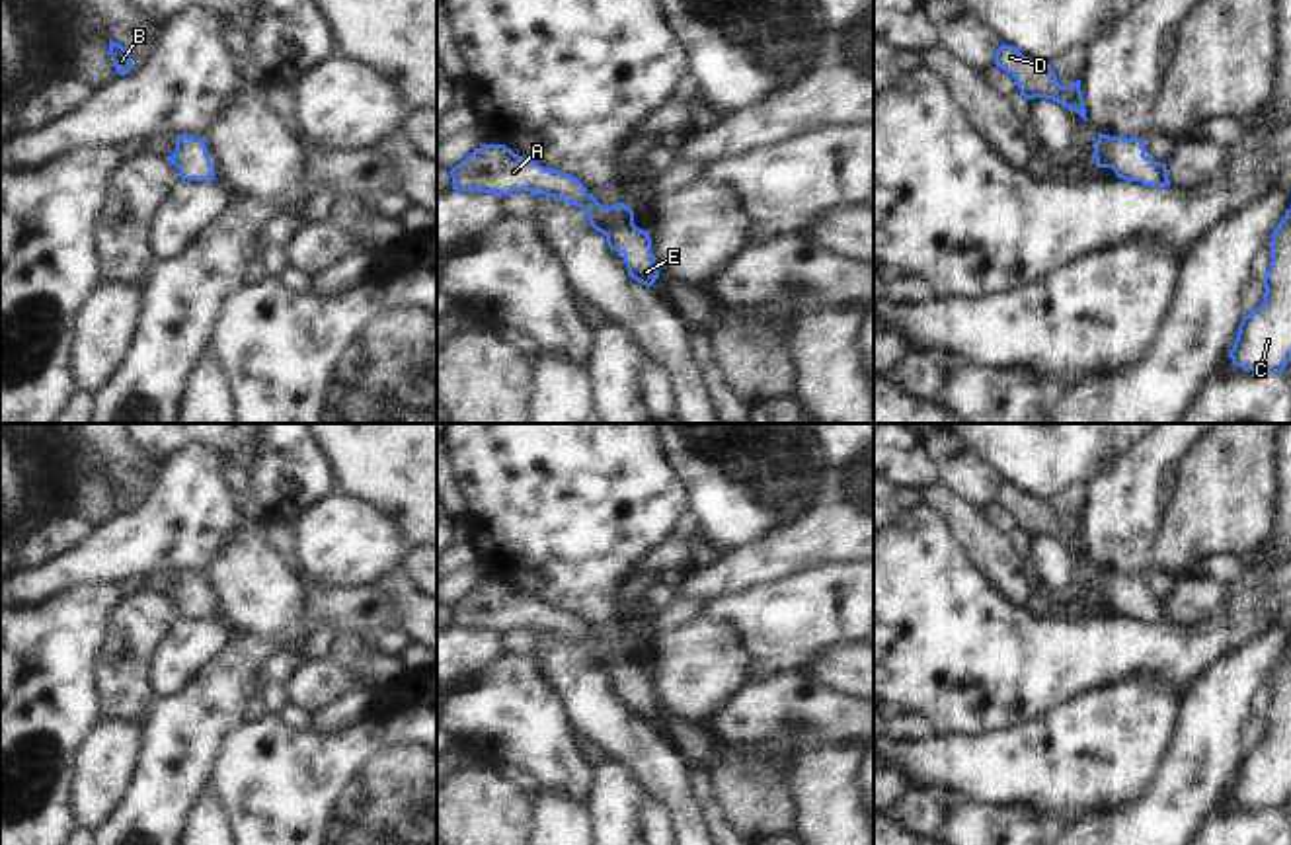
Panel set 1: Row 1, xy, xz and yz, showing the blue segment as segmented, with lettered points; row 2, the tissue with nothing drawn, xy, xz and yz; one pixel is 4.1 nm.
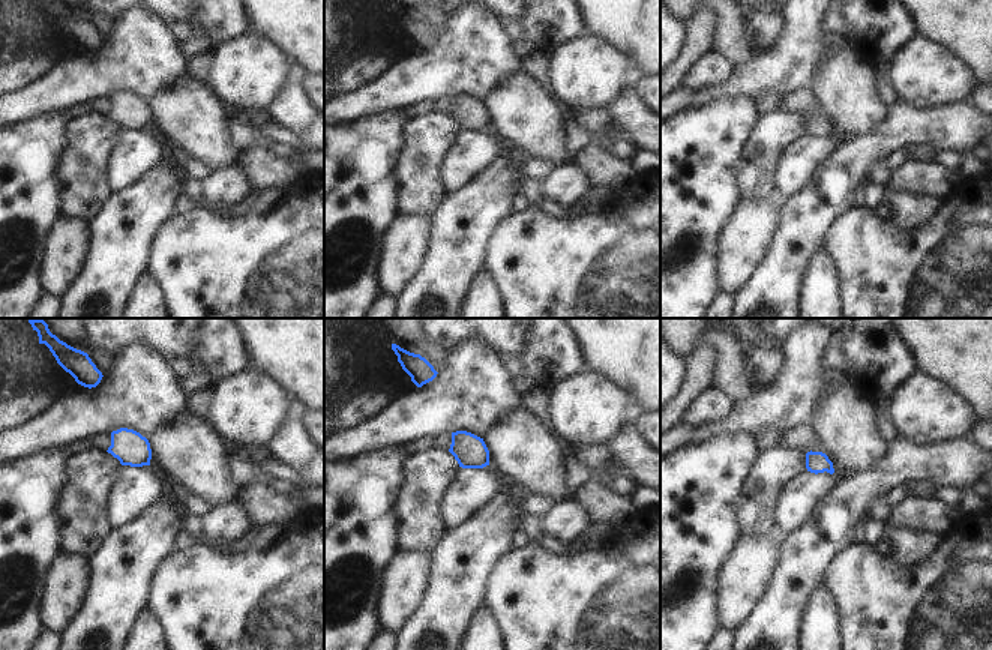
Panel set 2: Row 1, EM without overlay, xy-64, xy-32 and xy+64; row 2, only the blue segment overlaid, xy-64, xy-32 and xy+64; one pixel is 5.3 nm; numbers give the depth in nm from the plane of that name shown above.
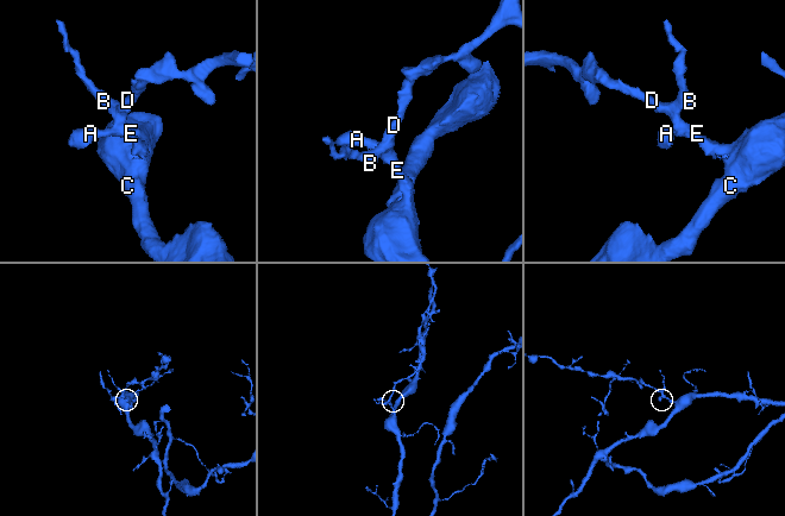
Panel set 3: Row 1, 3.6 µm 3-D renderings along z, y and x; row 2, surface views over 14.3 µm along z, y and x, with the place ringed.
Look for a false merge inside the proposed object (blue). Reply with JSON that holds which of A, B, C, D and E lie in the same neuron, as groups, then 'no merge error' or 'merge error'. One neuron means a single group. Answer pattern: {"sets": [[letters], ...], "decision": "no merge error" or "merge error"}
{"sets": [["A", "B", "C", "D", "E"]], "decision": "no merge error"}

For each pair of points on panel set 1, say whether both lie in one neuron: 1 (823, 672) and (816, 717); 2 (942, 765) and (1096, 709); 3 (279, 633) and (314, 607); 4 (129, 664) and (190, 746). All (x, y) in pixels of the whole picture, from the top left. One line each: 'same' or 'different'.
1: different
2: same
3: different
4: different

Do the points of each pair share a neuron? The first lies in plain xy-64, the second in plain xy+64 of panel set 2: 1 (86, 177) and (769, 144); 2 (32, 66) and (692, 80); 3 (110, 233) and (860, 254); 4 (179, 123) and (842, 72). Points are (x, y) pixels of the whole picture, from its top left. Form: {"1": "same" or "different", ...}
{"1": "same", "2": "same", "3": "different", "4": "same"}

